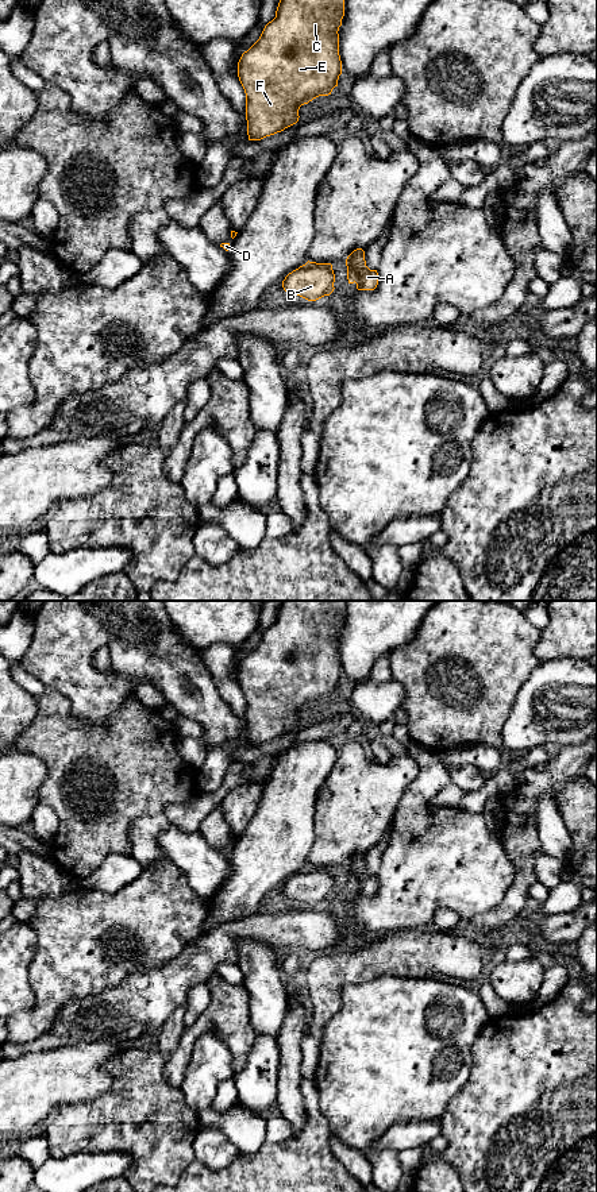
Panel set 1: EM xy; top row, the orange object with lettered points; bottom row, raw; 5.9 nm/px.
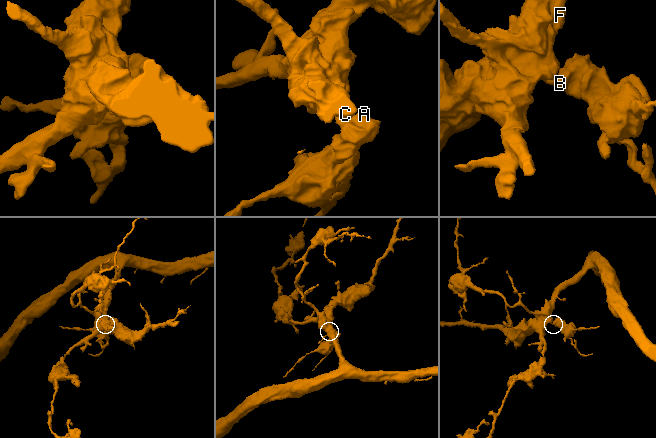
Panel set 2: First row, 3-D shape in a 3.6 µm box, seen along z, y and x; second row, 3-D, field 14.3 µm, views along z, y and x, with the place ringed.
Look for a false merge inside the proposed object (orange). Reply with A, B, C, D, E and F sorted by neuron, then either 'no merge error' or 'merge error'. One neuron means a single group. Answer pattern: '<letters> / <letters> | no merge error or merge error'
A B C D E F | no merge error

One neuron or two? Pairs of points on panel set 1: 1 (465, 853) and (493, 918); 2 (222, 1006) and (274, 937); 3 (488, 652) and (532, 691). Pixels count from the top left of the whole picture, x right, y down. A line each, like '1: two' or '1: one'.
1: two
2: two
3: two

